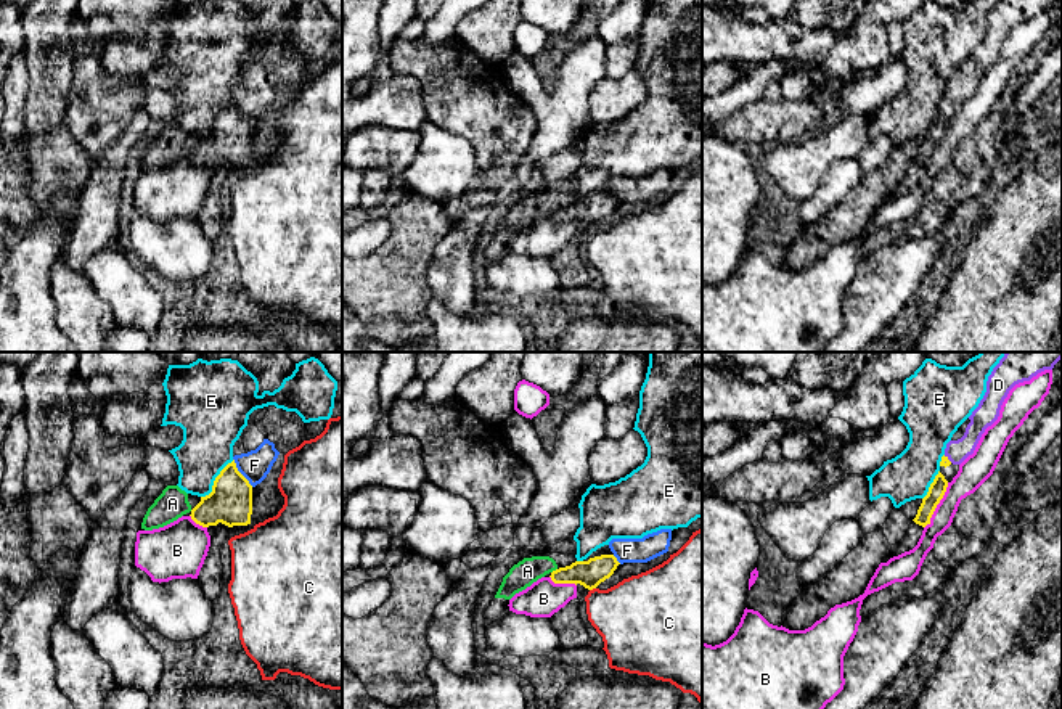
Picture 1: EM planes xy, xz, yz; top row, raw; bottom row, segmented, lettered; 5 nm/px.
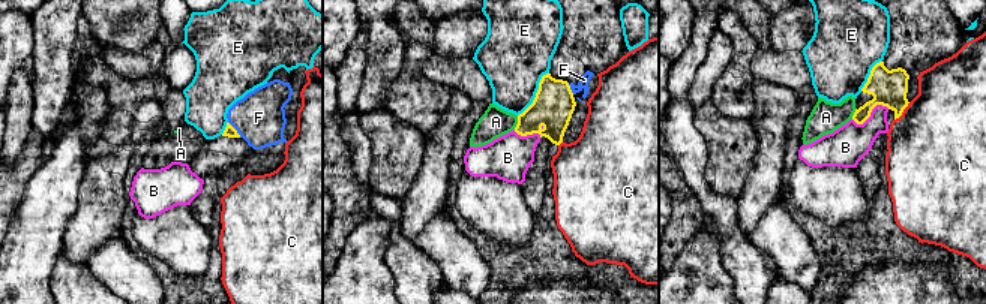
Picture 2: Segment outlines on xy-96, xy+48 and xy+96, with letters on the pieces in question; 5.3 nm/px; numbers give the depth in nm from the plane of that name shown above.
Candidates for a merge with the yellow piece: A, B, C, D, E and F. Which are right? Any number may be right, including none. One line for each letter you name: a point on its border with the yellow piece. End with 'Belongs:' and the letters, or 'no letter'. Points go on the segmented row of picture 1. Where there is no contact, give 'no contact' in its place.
D: meets yellow in yz at (947, 459)
Belongs: D

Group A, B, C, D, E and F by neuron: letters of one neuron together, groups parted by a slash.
A / B / C / D / E / F

